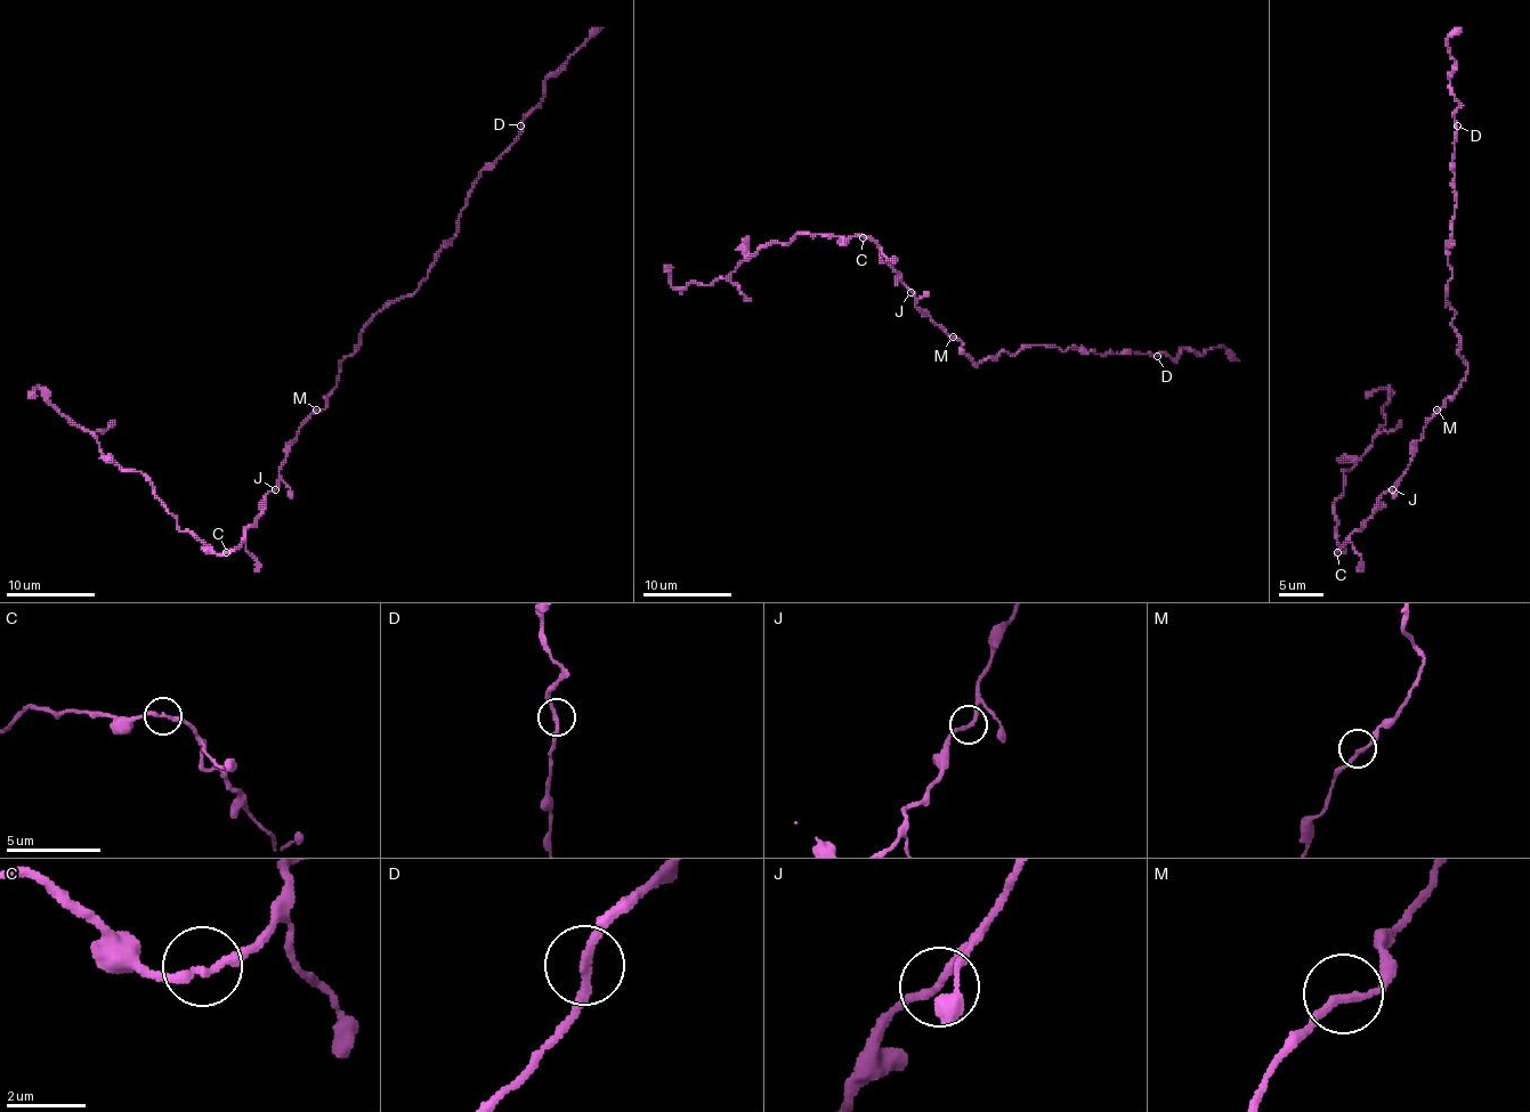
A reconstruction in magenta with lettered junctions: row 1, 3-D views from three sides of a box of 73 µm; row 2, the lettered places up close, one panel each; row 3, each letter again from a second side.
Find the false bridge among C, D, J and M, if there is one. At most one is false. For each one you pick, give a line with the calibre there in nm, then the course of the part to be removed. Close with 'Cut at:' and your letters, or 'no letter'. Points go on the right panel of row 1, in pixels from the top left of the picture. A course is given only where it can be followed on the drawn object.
C: Thickness 200 nm. Course of the part to remove: (1337, 551), (1335, 501), (1343, 492), (1343, 471), (1368, 452), (1385, 422), (1387, 389), (1375, 389), (1366, 398)
Cut at: C

